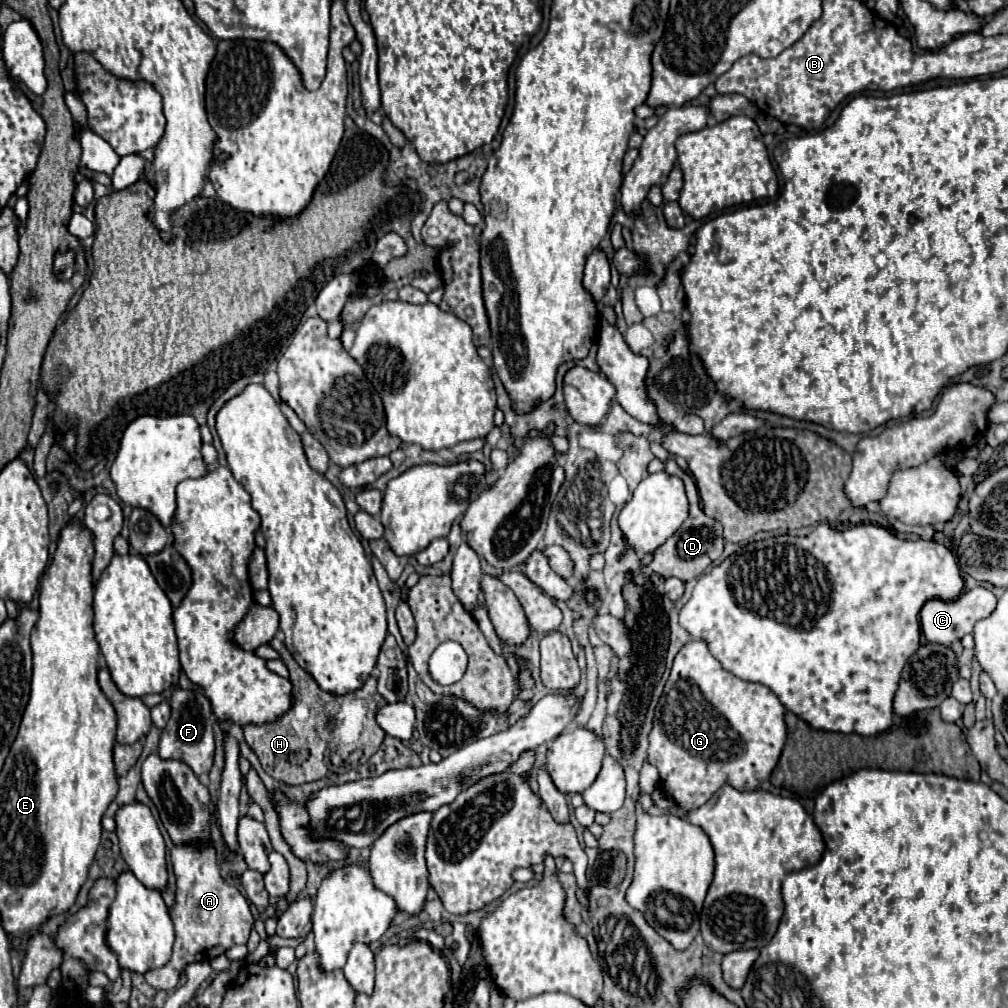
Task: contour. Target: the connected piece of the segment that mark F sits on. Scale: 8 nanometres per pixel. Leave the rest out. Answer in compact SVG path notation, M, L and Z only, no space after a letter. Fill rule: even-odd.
M176 686L170 696L170 708L172 708L172 716L170 716L166 728L162 730L158 754L162 758L176 758L176 760L186 762L194 770L196 776L200 776L202 772L210 772L212 758L214 758L212 726L214 726L216 718L214 718L208 698L204 696L204 692L198 686L192 686L190 690Z

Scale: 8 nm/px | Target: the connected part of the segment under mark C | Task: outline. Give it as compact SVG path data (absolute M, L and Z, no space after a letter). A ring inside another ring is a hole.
M976 586L972 590L966 590L966 592L962 592L954 600L928 600L922 606L922 612L920 612L922 634L932 644L950 646L954 640L960 640L962 636L970 634L974 624L980 618L986 618L988 614L992 614L994 608L996 608L996 596L988 588L984 588L984 586Z

